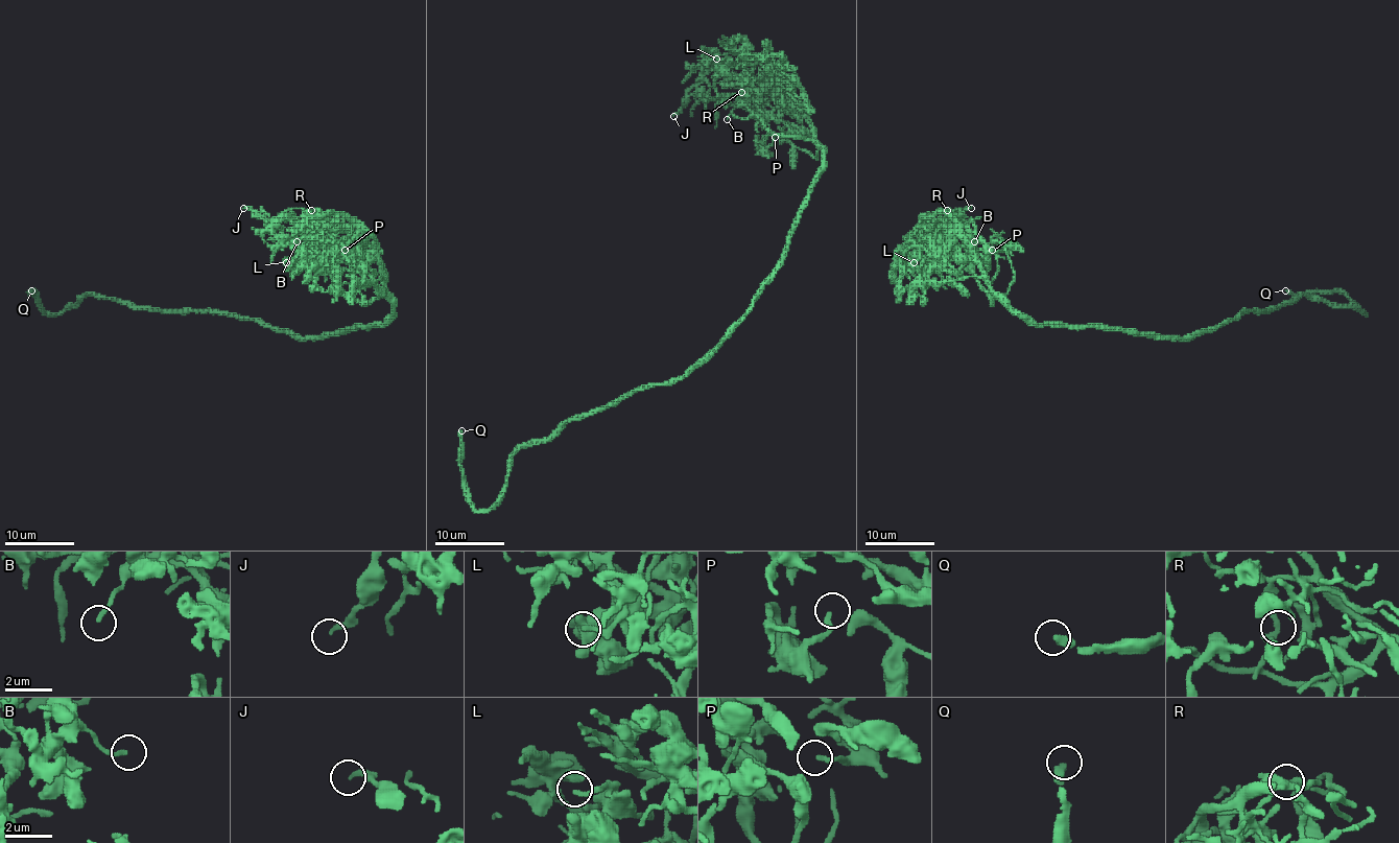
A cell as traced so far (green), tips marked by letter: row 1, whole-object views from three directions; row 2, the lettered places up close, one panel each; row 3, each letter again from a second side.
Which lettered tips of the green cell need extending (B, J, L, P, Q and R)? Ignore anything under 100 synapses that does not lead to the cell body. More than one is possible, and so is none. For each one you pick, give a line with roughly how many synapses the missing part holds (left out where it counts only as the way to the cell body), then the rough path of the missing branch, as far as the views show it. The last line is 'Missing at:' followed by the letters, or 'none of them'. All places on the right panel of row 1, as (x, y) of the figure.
Q: about 1500 synapses
Missing at: Q

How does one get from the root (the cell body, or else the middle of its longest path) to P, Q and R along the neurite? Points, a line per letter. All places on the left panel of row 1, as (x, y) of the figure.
P: (309, 337), (381, 325), (392, 314), (387, 299), (353, 301), (337, 283), (327, 238), (345, 250)
Q: (309, 337), (291, 337), (234, 313), (133, 309), (96, 296), (86, 296), (62, 313), (47, 313), (31, 290)
R: (309, 337), (381, 325), (392, 314), (377, 243), (340, 218), (312, 215), (311, 210)

